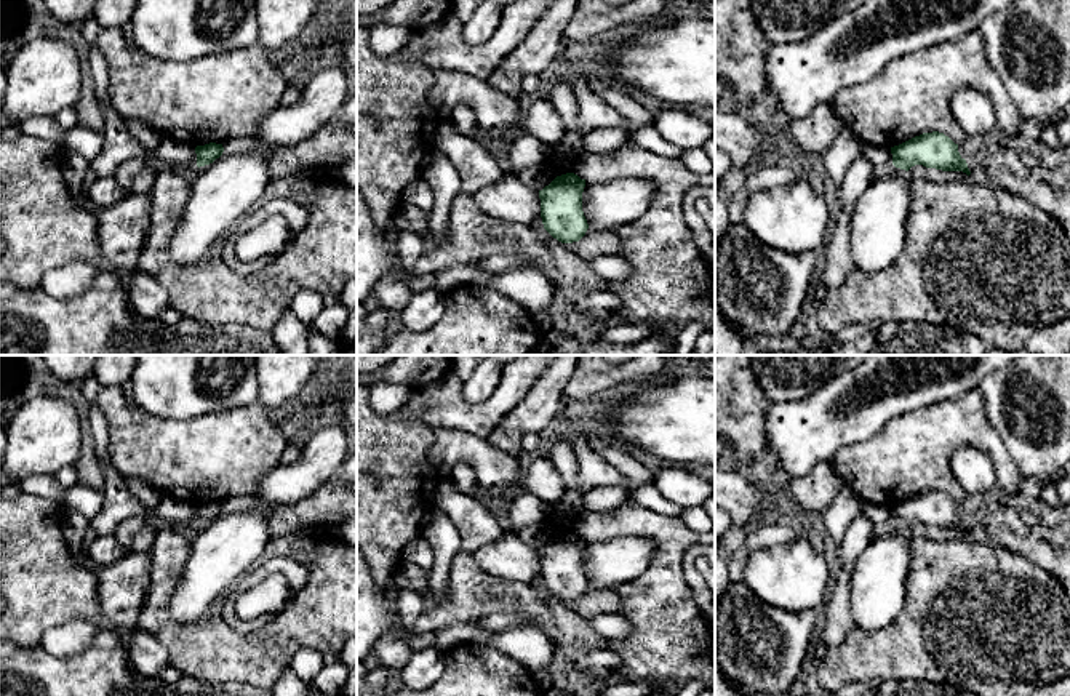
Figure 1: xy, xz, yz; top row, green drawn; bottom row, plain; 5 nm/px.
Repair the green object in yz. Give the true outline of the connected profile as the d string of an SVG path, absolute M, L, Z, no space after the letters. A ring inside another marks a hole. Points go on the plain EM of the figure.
M939 490L923 491L891 506L892 523L908 530L915 523L942 530L963 530L971 533L966 518L948 494Z

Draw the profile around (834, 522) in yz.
M844 483L830 506L816 517L816 525L822 534L830 536L840 546L849 523L860 515L860 509L862 501Z

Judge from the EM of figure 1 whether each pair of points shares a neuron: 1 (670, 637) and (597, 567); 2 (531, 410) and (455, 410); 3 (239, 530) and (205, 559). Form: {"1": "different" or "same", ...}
{"1": "different", "2": "different", "3": "same"}

